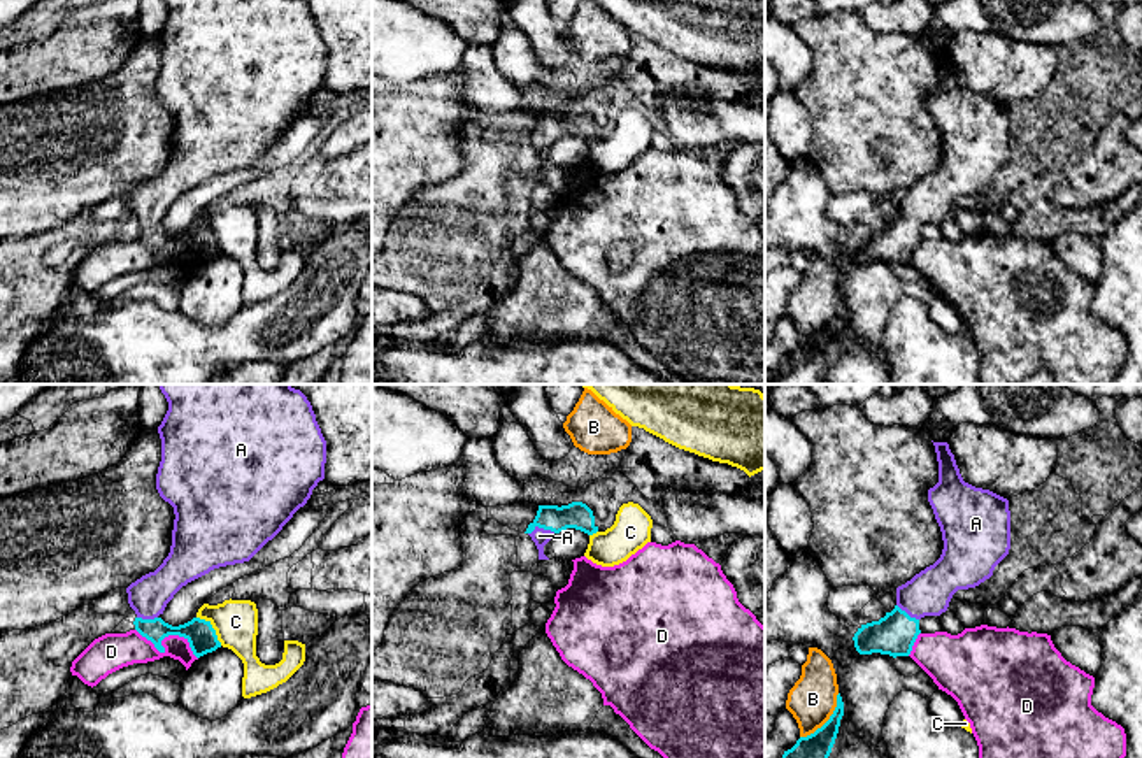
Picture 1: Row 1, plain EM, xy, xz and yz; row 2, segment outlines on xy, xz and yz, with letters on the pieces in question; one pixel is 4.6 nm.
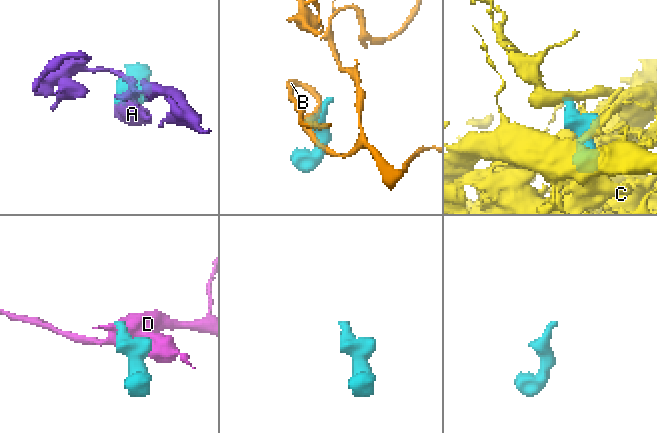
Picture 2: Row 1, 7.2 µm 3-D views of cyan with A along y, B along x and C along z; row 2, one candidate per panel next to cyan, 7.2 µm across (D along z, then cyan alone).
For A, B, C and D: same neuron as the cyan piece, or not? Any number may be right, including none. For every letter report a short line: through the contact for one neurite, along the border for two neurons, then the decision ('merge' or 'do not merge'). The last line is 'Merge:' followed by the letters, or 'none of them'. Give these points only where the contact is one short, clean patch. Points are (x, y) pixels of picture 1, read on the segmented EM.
A: xz (576, 514), (549, 520), (541, 527), (539, 536) | merge
B: do not merge
C: do not merge
D: do not merge
Merge: A

